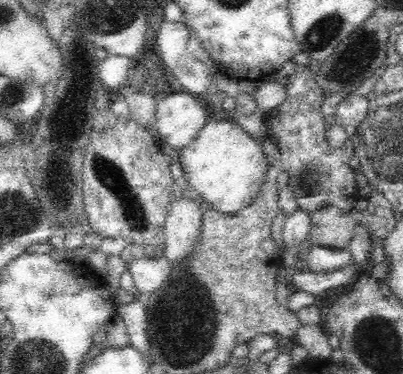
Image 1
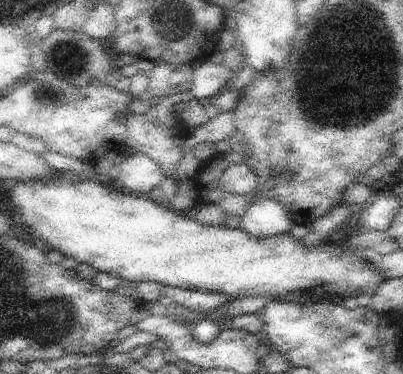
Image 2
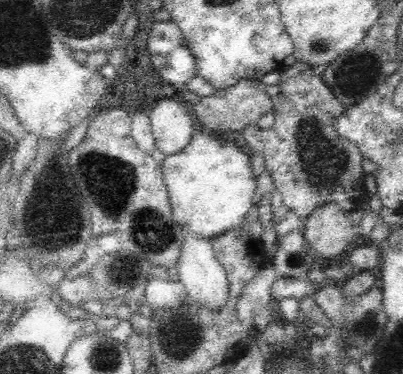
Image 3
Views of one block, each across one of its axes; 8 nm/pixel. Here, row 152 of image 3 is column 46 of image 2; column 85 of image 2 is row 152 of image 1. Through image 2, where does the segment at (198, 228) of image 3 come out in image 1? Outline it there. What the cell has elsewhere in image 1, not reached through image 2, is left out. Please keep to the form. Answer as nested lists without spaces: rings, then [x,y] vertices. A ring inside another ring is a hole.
[[[214,118],[200,130],[200,134],[194,138],[190,146],[182,148],[176,154],[176,158],[182,164],[190,188],[194,188],[214,212],[222,212],[228,216],[242,212],[242,208],[254,202],[254,198],[262,190],[262,184],[270,168],[262,142],[258,142],[232,120],[228,122]]]

